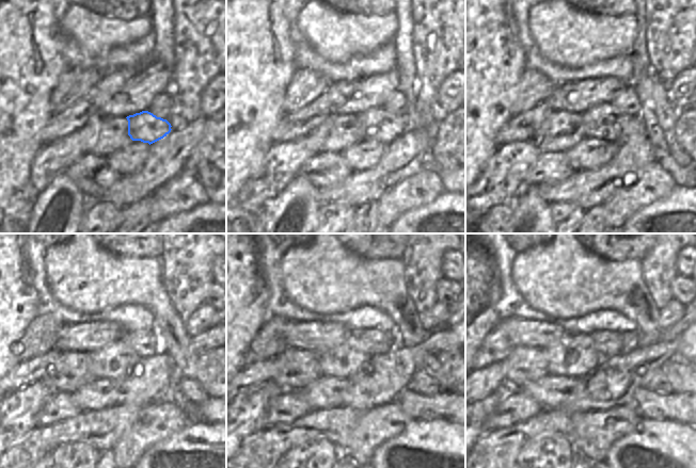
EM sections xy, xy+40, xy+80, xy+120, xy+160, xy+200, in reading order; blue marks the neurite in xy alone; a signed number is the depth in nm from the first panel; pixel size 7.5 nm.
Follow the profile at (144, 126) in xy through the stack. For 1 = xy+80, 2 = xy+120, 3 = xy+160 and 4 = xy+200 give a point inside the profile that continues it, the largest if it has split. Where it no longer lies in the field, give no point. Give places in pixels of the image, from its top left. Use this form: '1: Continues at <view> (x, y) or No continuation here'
1: Continues at xy+80 (604, 120)
2: Continues at xy+120 (114, 361)
3: Continues at xy+160 (345, 360)
4: Continues at xy+200 (575, 356)

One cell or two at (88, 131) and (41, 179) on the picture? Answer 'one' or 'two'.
one

